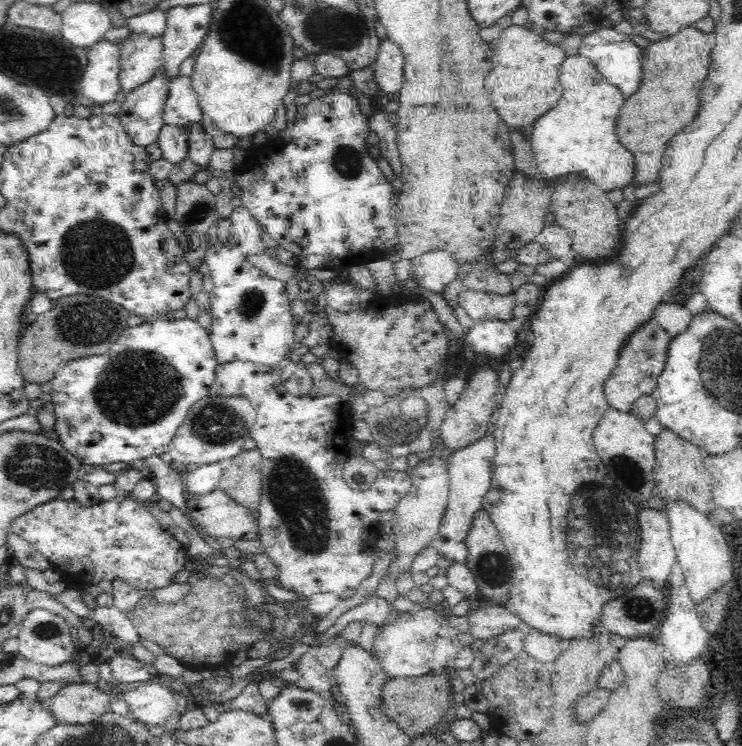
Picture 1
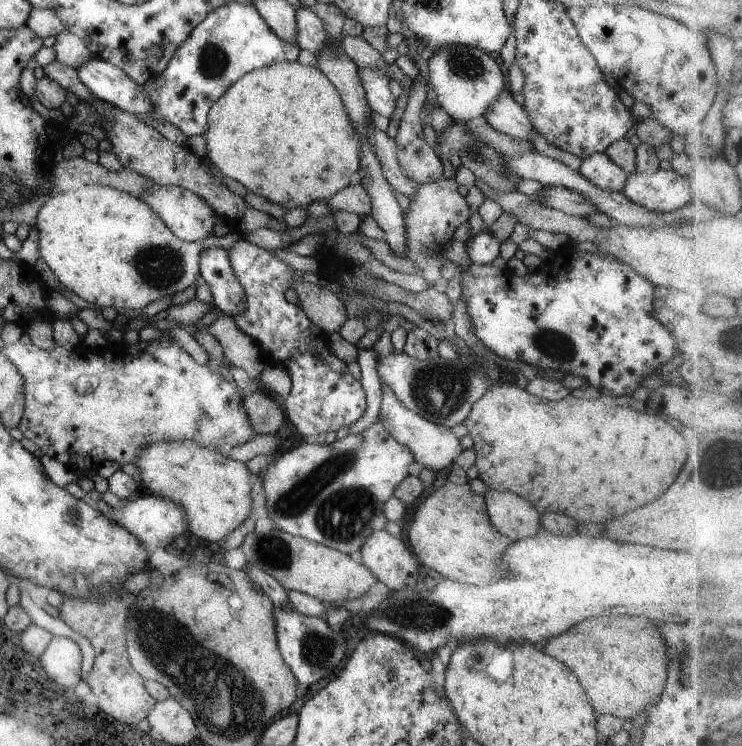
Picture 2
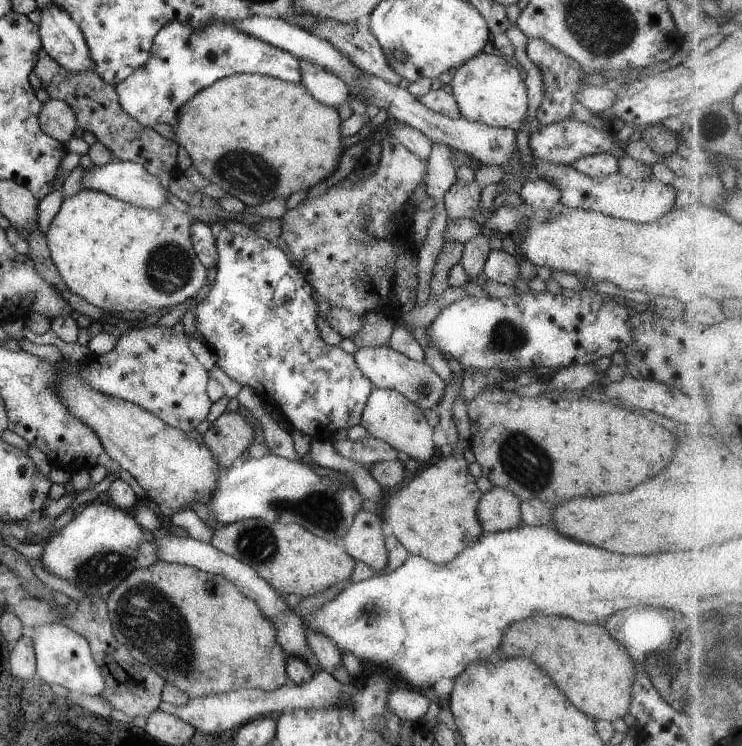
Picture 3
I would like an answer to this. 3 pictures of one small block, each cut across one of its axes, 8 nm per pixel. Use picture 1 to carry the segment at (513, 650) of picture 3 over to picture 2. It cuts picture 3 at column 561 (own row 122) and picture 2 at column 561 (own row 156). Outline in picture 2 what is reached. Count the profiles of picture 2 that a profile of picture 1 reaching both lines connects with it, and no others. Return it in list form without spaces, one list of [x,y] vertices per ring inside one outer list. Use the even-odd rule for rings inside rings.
[[[630,616],[590,617],[590,620],[548,640],[544,648],[546,654],[578,674],[596,712],[621,719],[635,718],[650,704],[656,703],[664,692],[669,663],[666,650],[654,620]]]

